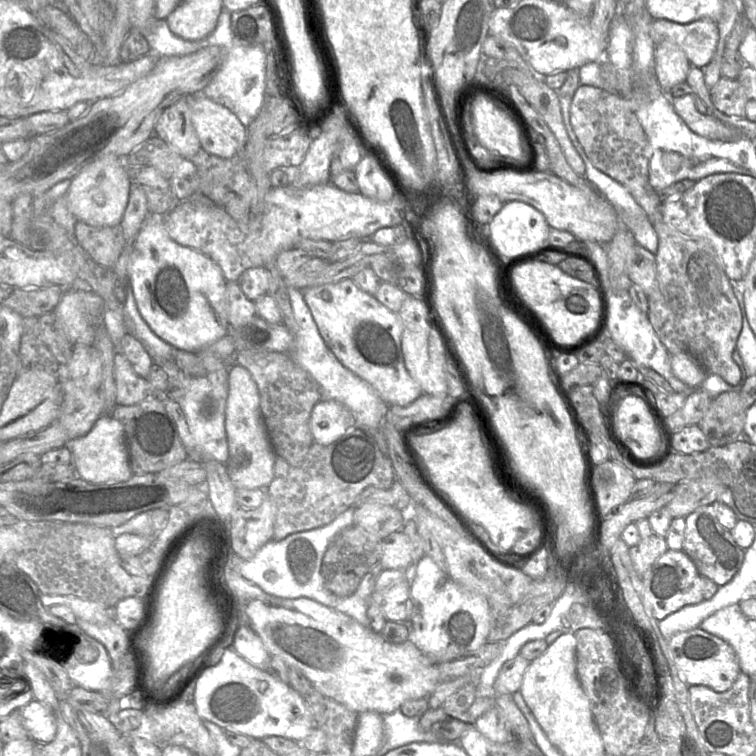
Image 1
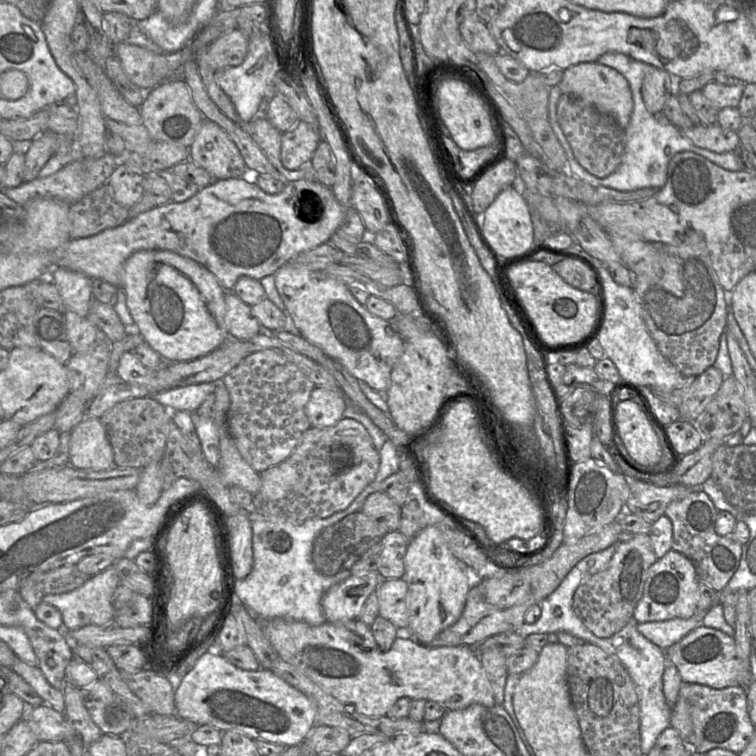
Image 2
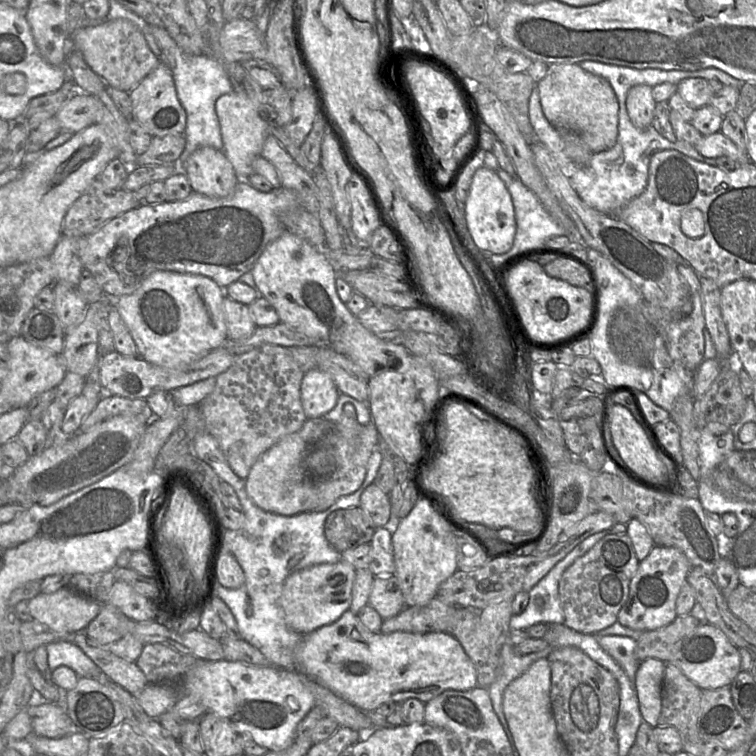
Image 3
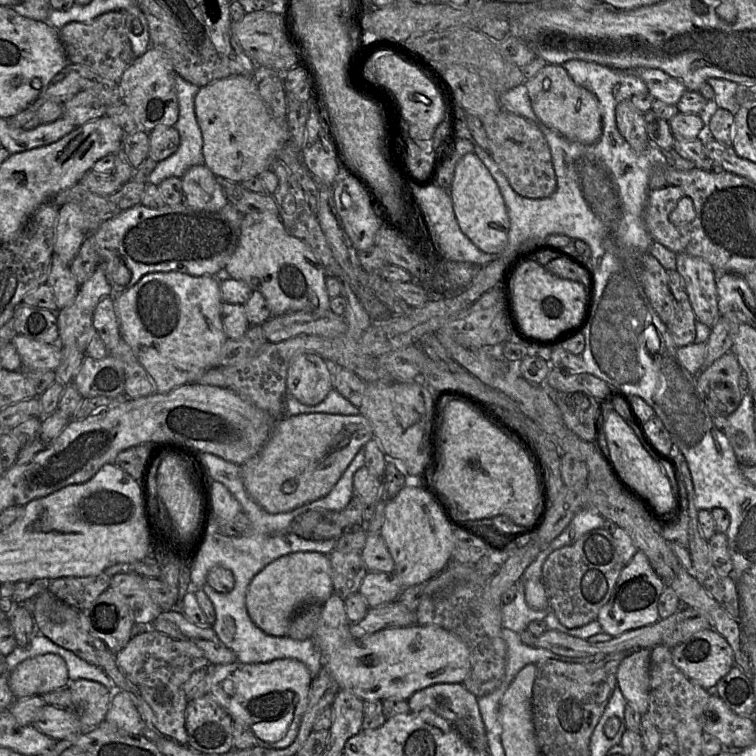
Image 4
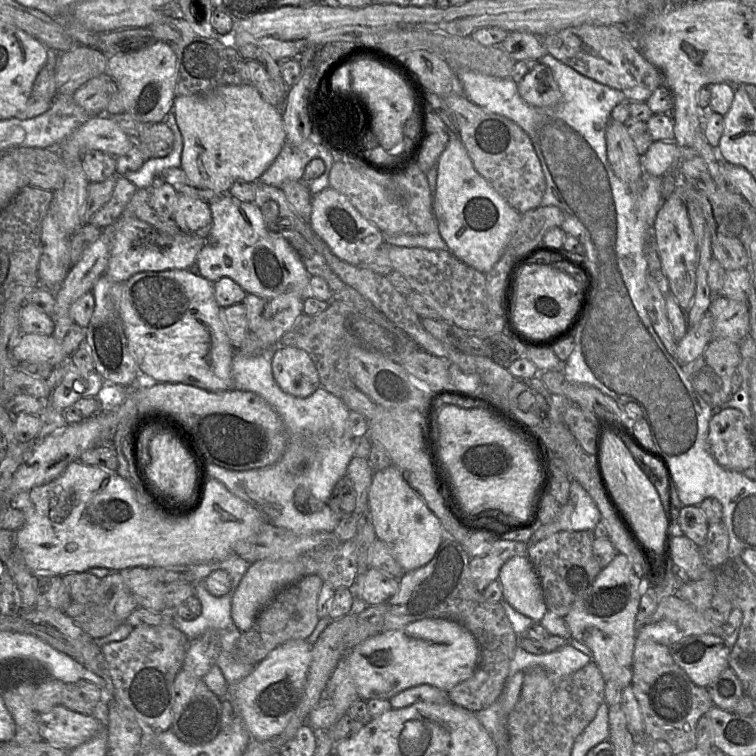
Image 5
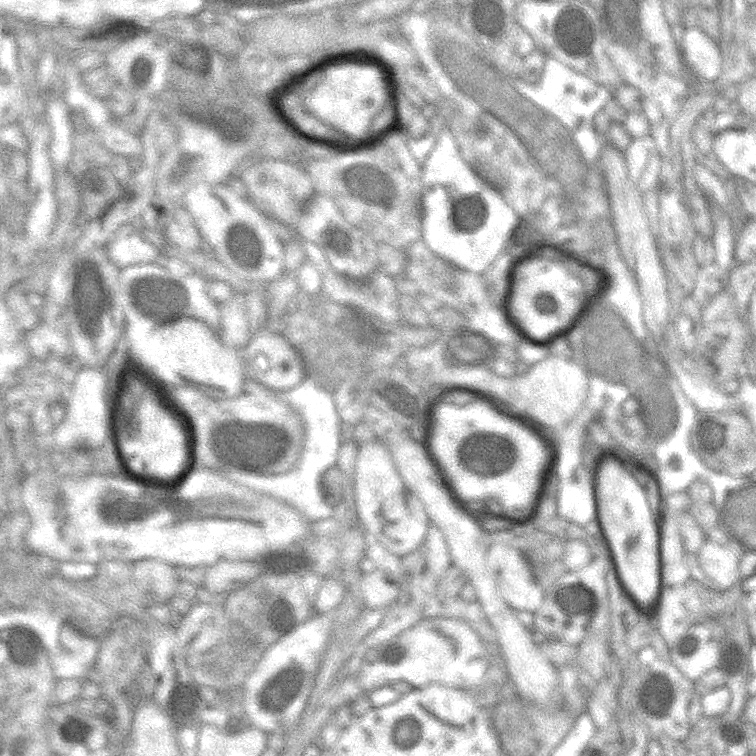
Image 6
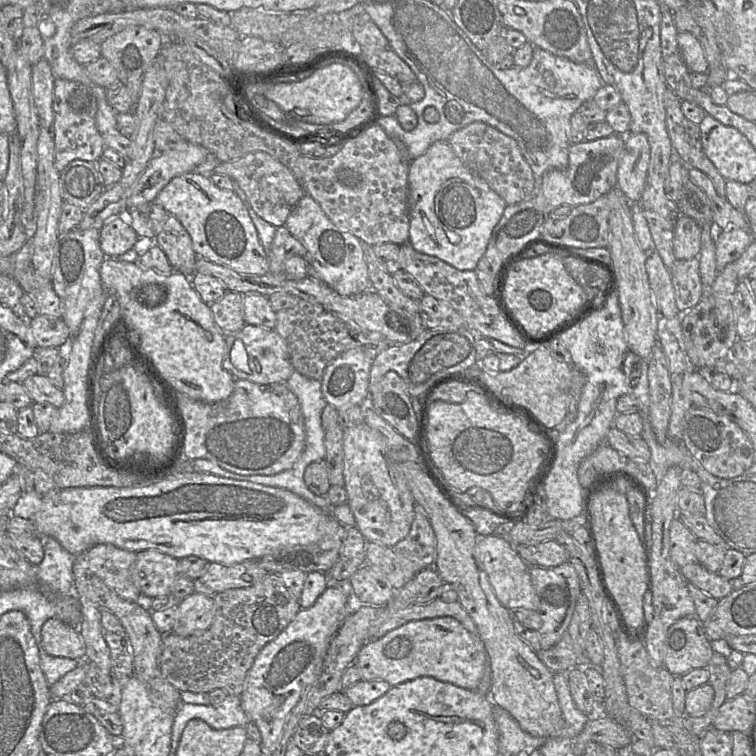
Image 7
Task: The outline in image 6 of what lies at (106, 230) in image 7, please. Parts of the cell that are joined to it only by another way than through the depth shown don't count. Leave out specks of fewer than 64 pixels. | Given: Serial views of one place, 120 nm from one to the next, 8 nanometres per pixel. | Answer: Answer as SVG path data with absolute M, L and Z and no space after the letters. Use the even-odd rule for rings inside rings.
M132 224L122 225L106 246L109 259L119 269L160 262L162 250L149 243Z

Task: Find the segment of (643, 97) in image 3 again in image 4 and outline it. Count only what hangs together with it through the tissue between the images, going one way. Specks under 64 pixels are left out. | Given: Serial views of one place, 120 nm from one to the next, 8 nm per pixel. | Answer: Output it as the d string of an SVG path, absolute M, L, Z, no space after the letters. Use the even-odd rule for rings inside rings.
M630 99L617 105L616 126L634 152L642 153L650 144L646 133L644 113L639 111Z

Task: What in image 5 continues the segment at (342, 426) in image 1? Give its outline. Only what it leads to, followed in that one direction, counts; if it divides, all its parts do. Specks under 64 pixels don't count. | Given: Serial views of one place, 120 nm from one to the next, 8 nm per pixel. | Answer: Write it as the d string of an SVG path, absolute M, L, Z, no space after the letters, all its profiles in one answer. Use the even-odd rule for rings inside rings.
M277 345L272 349L275 381L287 394L306 398L319 387L319 375L310 355L297 347Z

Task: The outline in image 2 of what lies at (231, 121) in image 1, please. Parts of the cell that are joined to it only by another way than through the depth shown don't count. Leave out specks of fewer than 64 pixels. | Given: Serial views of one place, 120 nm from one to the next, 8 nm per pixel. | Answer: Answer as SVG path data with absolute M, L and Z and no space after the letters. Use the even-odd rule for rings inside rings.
M203 120L188 150L189 159L207 170L216 180L240 177L247 170L235 143L213 121Z

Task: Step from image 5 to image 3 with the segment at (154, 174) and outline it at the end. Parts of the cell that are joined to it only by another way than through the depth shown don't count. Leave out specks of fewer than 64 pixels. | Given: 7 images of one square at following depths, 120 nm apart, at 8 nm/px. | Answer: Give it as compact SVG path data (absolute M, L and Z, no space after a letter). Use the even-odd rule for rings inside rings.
M151 25L151 30L159 44L160 58L172 73L178 98L186 112L186 128L183 133L185 148L176 162L184 172L186 160L196 149L205 146L222 149L223 141L215 103L220 96L234 91L234 87L222 60L205 55L188 55L164 28Z

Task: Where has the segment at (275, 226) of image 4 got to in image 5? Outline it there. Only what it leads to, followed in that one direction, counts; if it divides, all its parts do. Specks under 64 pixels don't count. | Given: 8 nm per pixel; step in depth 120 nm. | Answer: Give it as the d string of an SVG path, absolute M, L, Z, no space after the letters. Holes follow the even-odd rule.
M220 194L210 201L210 209L212 222L205 245L215 240L215 250L206 268L213 275L213 283L224 277L231 278L246 293L259 295L266 301L285 293L301 298L308 296L311 275L293 246L269 229L256 204Z

